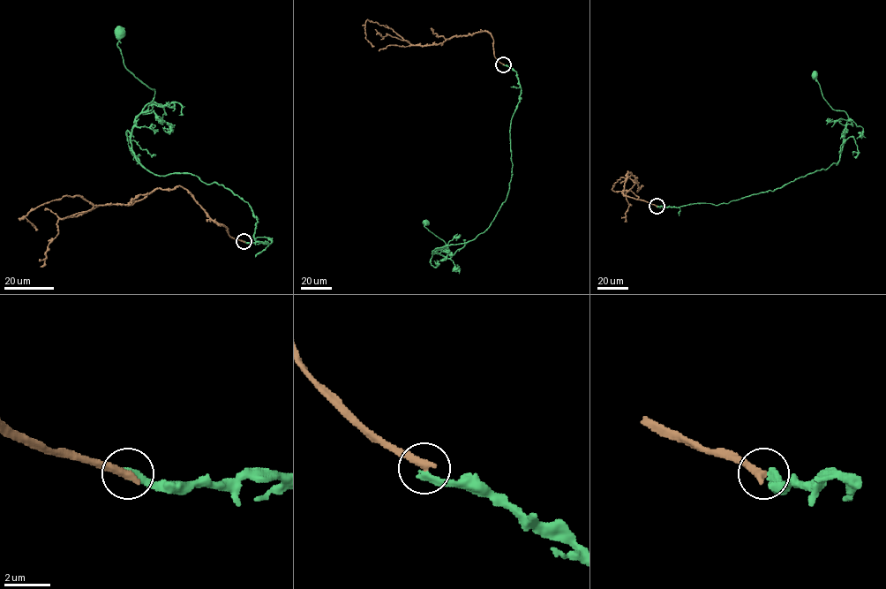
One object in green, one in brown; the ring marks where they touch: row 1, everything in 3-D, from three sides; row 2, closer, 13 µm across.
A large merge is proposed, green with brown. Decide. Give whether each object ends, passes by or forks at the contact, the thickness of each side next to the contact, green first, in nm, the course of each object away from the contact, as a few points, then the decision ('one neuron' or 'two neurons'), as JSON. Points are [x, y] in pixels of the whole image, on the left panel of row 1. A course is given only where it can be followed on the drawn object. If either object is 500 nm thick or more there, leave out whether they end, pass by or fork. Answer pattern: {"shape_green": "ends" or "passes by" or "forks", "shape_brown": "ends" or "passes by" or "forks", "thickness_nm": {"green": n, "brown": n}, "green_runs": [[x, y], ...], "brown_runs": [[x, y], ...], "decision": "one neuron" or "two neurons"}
{"shape_green": "ends", "shape_brown": "ends", "thickness_nm": {"green": 360, "brown": 400}, "green_runs": [[244, 241], [272, 242], [255, 240], [247, 202], [136, 159], [131, 128], [153, 89], [126, 67], [120, 33]], "brown_runs": [[244, 241], [180, 185], [156, 188], [132, 204], [93, 205], [65, 196], [24, 216], [36, 230]], "decision": "two neurons"}

